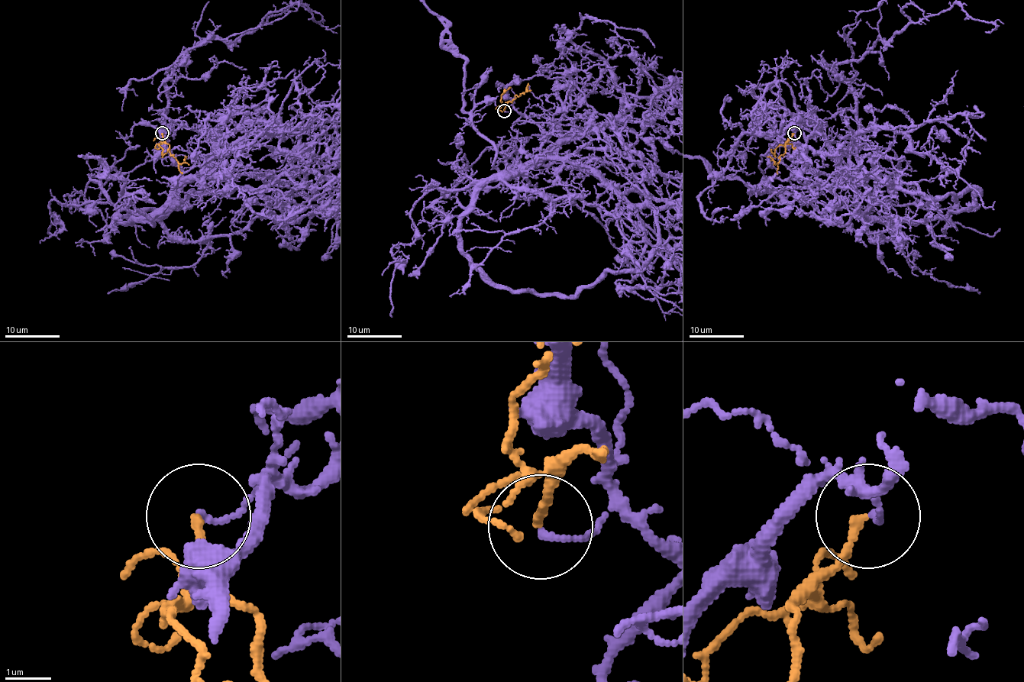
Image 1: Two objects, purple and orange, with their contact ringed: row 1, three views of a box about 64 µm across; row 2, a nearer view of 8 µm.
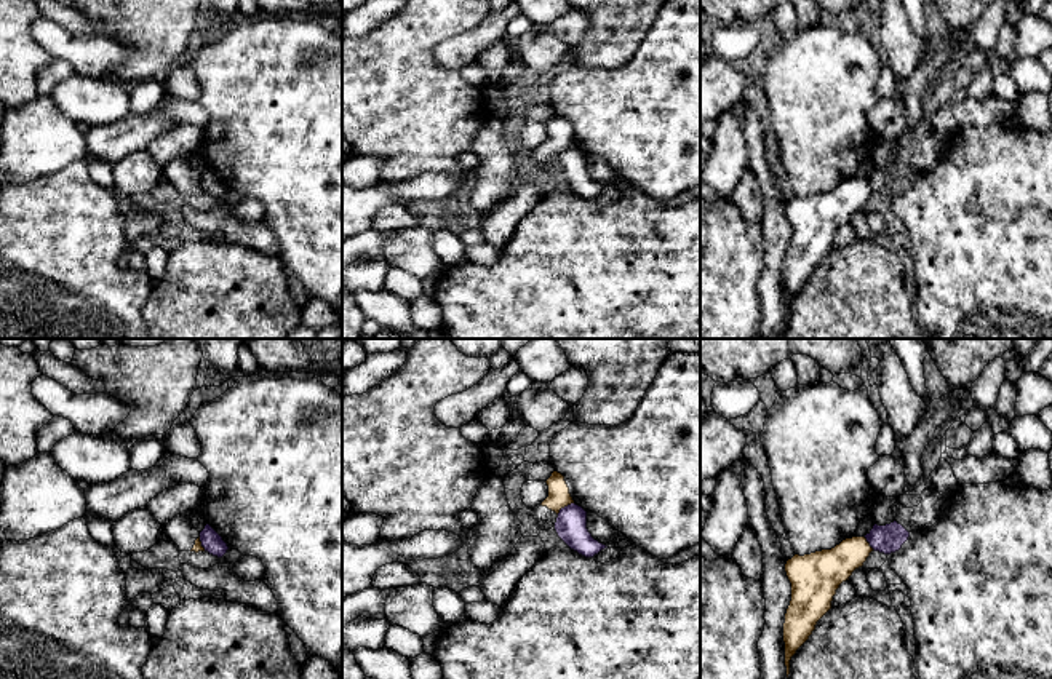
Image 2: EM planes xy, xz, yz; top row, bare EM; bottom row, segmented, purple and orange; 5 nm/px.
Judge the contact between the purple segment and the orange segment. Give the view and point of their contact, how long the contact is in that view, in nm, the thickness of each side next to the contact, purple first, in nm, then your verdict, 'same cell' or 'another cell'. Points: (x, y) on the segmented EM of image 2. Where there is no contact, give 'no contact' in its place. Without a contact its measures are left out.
xz (565, 507) | 110 nm | 160/110 nm | another cell

